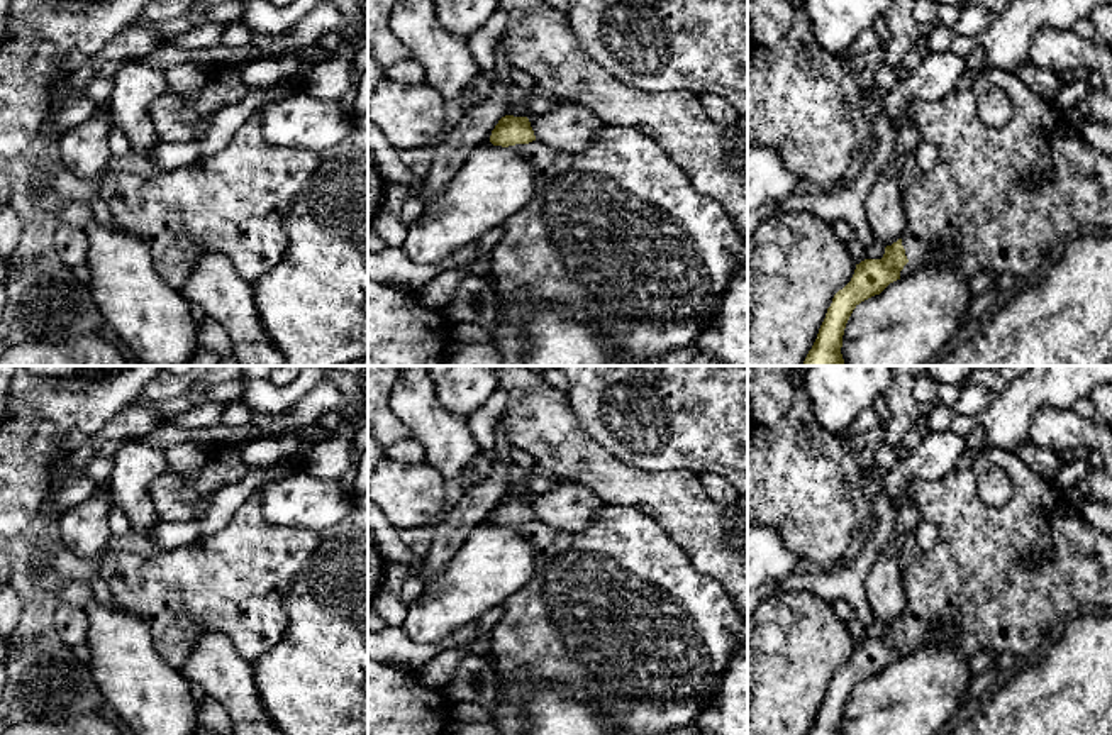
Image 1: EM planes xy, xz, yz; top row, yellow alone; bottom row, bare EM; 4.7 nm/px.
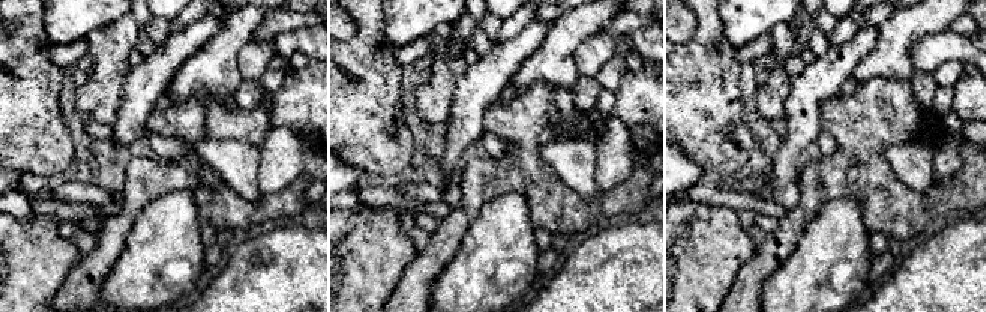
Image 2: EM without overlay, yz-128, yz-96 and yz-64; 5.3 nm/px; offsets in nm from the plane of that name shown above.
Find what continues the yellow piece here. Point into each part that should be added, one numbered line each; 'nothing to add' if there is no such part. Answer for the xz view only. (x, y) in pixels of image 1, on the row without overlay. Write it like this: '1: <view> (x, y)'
1: xz (616, 615)

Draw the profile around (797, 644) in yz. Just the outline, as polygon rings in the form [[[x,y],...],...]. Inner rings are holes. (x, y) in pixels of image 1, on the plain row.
[[[809,591],[763,600],[748,638],[748,735],[807,735],[834,674],[851,660],[854,649],[832,603]]]

